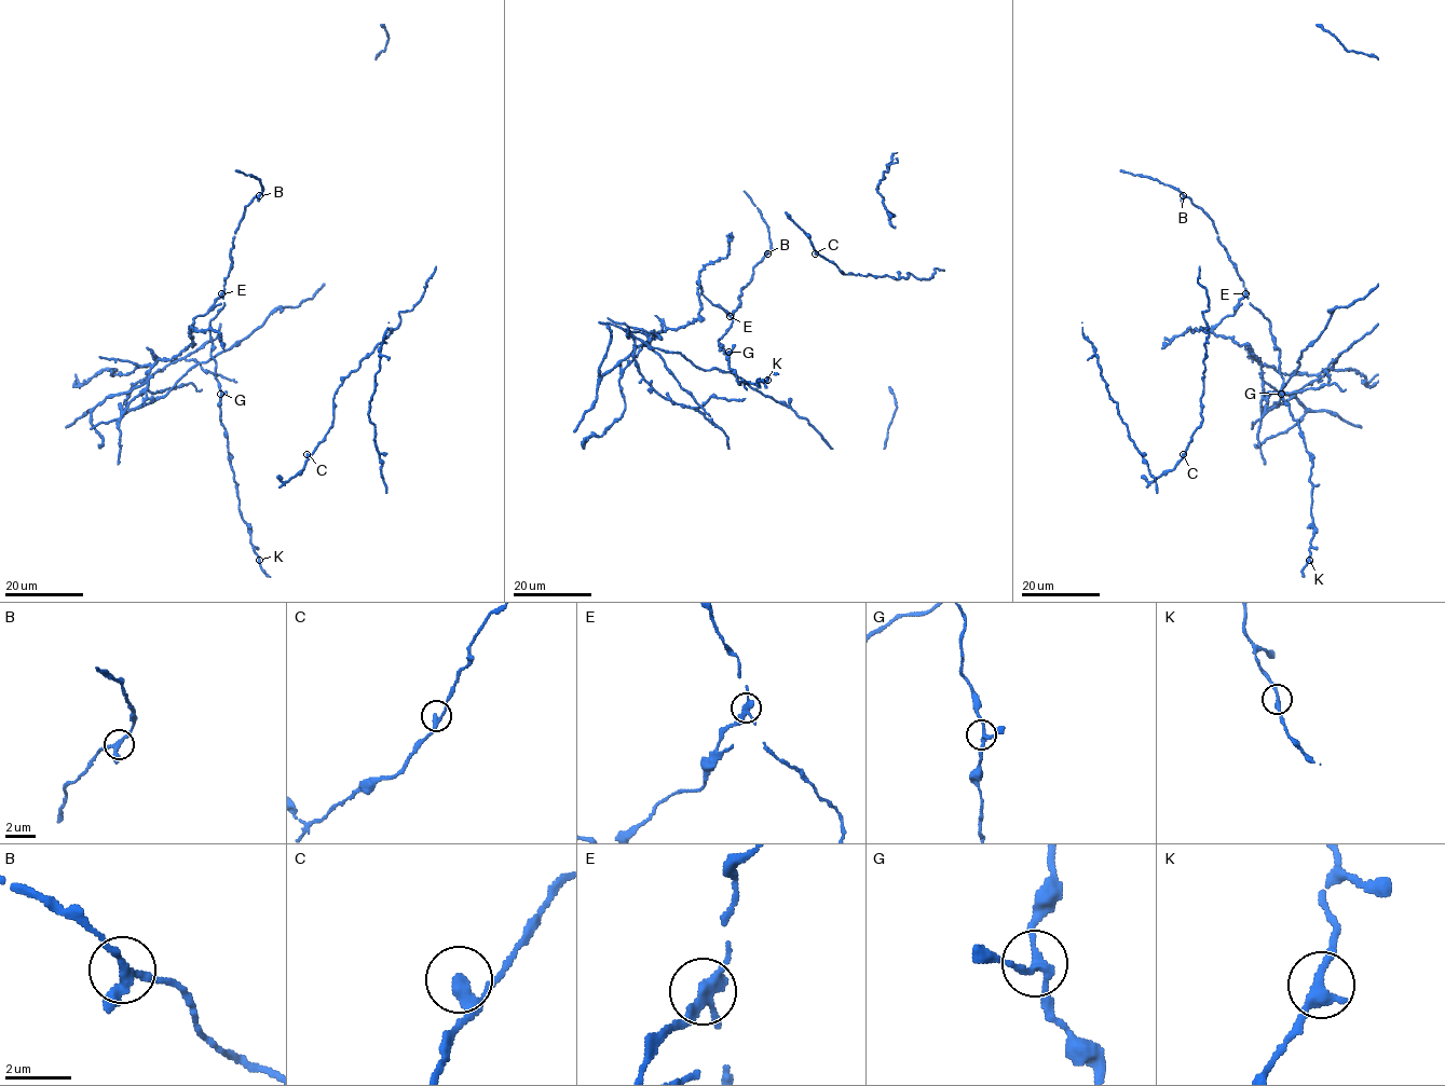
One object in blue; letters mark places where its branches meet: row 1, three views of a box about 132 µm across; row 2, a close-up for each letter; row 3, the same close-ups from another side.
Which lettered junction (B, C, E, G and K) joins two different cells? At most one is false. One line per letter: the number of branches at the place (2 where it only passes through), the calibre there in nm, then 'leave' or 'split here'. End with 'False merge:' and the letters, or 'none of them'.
B: 3 | 240 nm | leave
C: 2 | 300 nm | leave
E: 3 | 280 nm | split here
G: 3 | 240 nm | leave
K: 2 | 320 nm | leave
False merge: E

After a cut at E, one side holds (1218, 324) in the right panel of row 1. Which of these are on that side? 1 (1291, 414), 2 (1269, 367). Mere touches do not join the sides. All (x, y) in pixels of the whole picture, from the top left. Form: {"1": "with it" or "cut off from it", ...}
{"1": "cut off from it", "2": "with it"}

